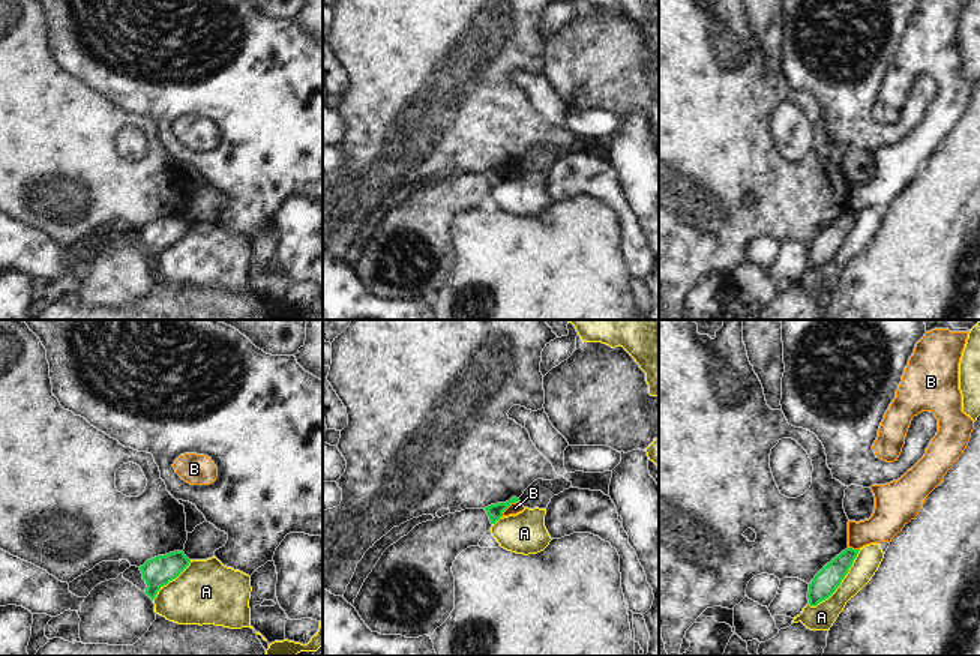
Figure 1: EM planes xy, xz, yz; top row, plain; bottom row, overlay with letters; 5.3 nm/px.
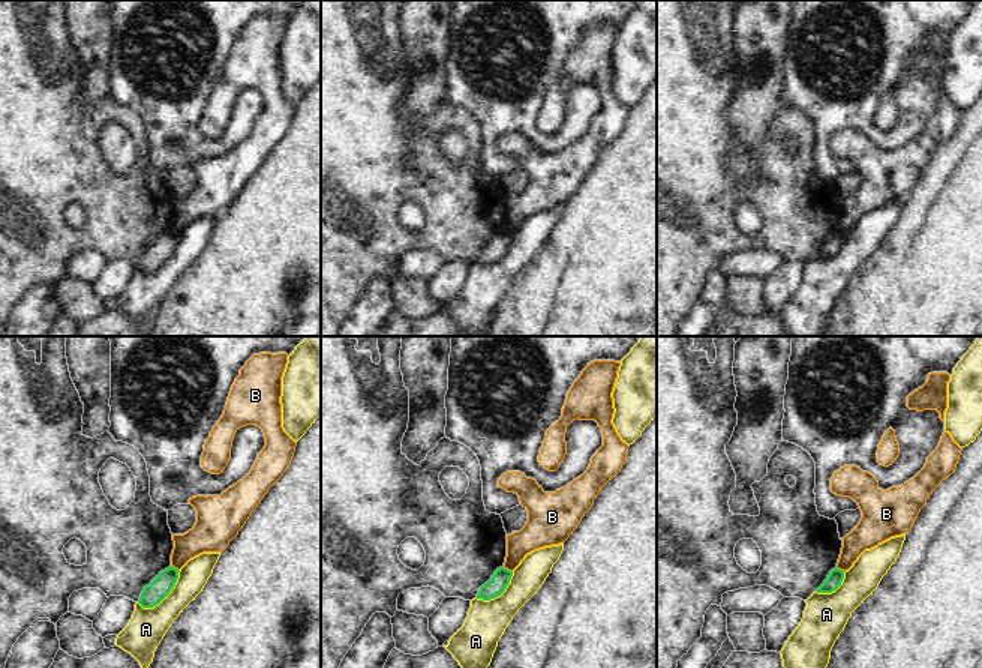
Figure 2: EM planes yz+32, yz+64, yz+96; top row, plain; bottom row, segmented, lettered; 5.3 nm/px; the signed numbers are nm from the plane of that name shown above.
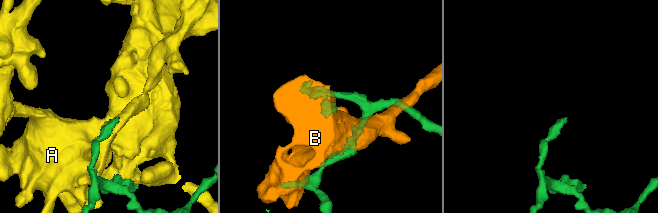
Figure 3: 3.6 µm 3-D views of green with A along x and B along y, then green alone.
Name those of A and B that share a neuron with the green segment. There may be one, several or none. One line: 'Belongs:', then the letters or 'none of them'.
Belongs: none of them

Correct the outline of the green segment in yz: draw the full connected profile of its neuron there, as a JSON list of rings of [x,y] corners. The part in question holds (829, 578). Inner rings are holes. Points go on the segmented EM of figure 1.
[[[846,548],[827,563],[809,584],[807,599],[810,606],[828,599],[852,566],[860,549]]]

